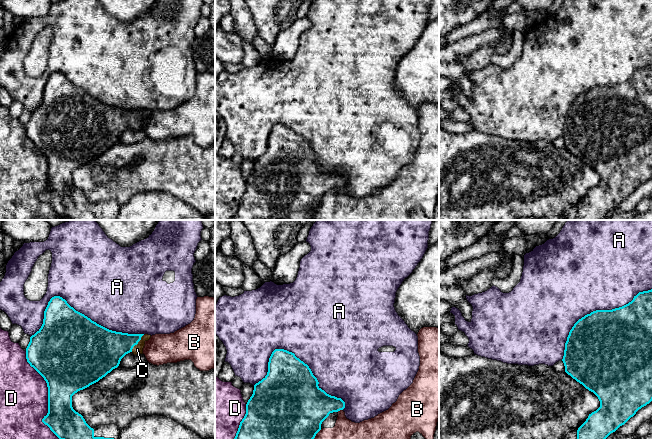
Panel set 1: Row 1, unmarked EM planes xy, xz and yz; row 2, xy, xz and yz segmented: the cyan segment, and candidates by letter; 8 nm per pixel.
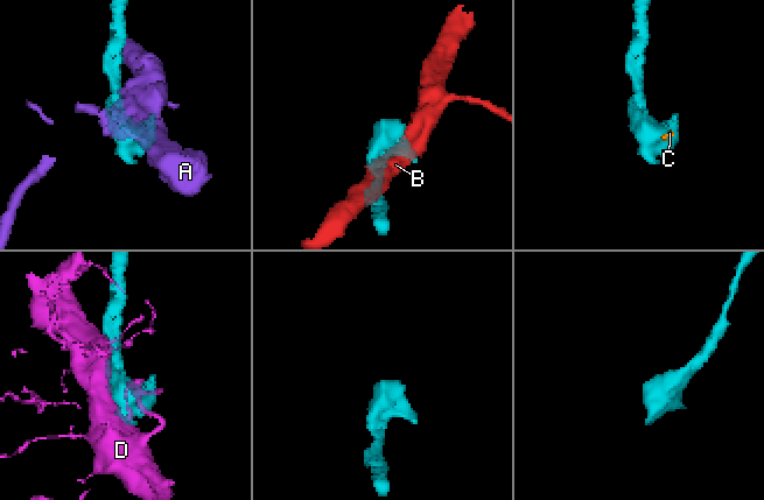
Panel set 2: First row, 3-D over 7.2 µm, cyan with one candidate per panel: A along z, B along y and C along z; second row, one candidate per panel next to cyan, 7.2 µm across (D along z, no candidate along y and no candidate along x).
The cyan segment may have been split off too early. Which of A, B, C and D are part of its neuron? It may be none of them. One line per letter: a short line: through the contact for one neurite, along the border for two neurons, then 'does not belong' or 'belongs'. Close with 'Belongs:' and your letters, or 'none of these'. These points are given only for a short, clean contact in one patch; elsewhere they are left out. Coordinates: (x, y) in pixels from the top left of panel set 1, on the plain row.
A: does not belong
B: does not belong
C: xy (107, 124), (122, 119), (137, 119), (137, 125) | belongs
D: does not belong
Belongs: C

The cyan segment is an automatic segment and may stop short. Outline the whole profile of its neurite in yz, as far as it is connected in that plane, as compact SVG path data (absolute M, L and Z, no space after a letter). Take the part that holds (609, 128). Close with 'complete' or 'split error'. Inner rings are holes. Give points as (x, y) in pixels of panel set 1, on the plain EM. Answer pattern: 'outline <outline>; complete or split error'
outline M652 65L639 68L628 80L612 86L596 86L579 95L569 108L562 135L565 148L586 165L593 168L600 177L600 183L589 190L586 197L577 206L575 220L601 220L611 209L624 201L636 188L652 177Z; complete

